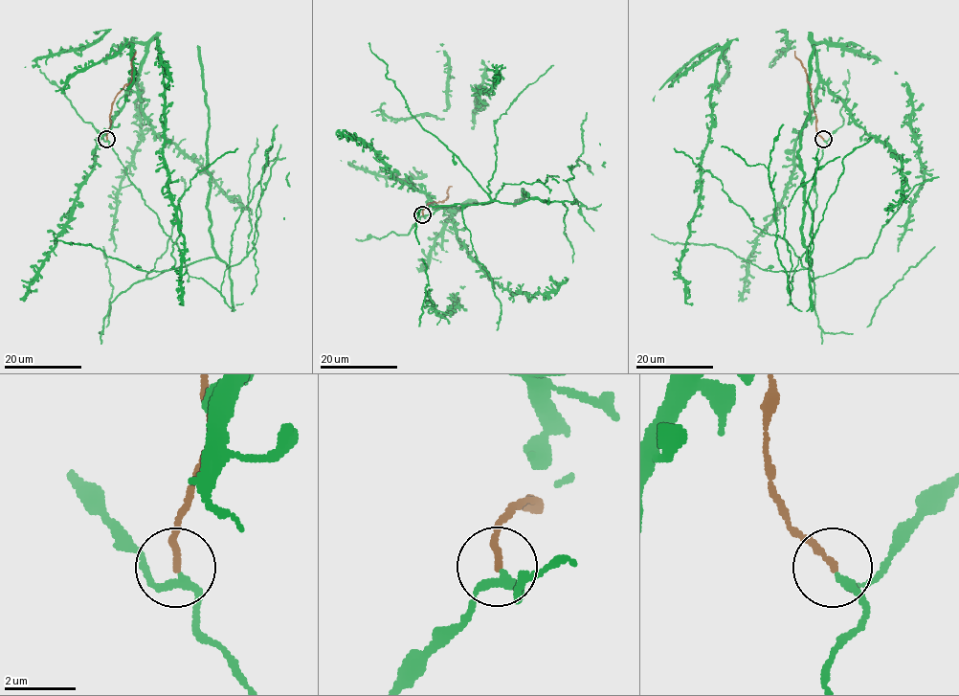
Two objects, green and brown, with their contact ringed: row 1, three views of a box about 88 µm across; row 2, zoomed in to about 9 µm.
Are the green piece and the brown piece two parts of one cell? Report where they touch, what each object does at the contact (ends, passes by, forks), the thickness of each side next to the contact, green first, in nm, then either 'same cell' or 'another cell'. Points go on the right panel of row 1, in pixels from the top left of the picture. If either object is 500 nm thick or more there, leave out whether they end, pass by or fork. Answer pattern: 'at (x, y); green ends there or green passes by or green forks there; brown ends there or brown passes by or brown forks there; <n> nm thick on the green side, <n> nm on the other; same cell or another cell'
at (823, 139); green passes by; brown ends there; 200 nm thick on the green side, 180 nm on the other; same cell

